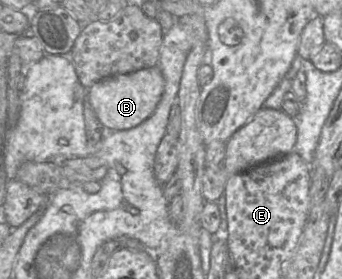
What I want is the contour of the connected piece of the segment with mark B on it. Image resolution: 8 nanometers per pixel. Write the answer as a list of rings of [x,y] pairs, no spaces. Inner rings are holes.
[[[154,66],[103,79],[87,89],[87,98],[105,129],[126,132],[137,129],[152,116],[164,89],[164,76],[159,66]]]

